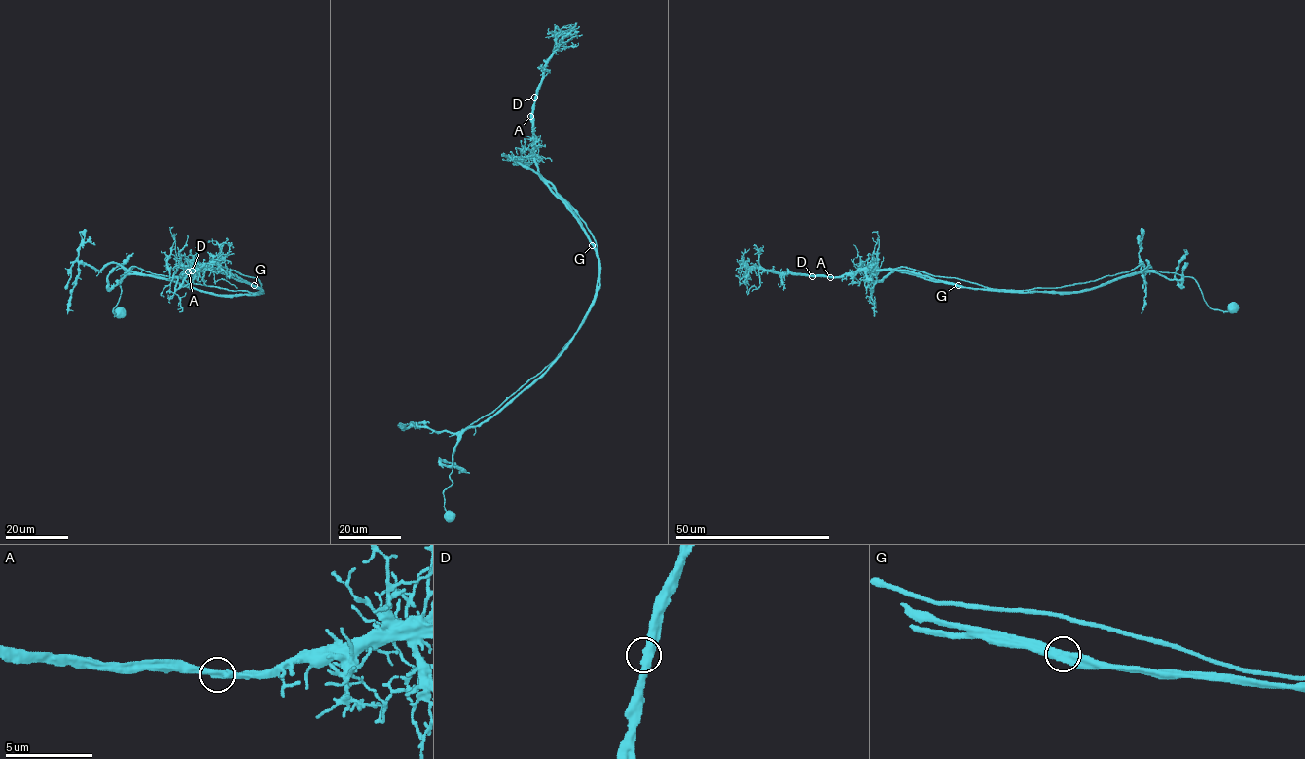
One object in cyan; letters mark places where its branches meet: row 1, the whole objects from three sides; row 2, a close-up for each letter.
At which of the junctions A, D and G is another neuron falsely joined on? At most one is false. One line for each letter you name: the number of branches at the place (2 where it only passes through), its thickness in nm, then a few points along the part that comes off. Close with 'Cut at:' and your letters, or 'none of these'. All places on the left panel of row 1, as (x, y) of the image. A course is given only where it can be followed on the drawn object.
G: 2 | 460 nm | (253, 286), (261, 293), (216, 296), (115, 263), (96, 270), (79, 264), (67, 314)
Cut at: G

